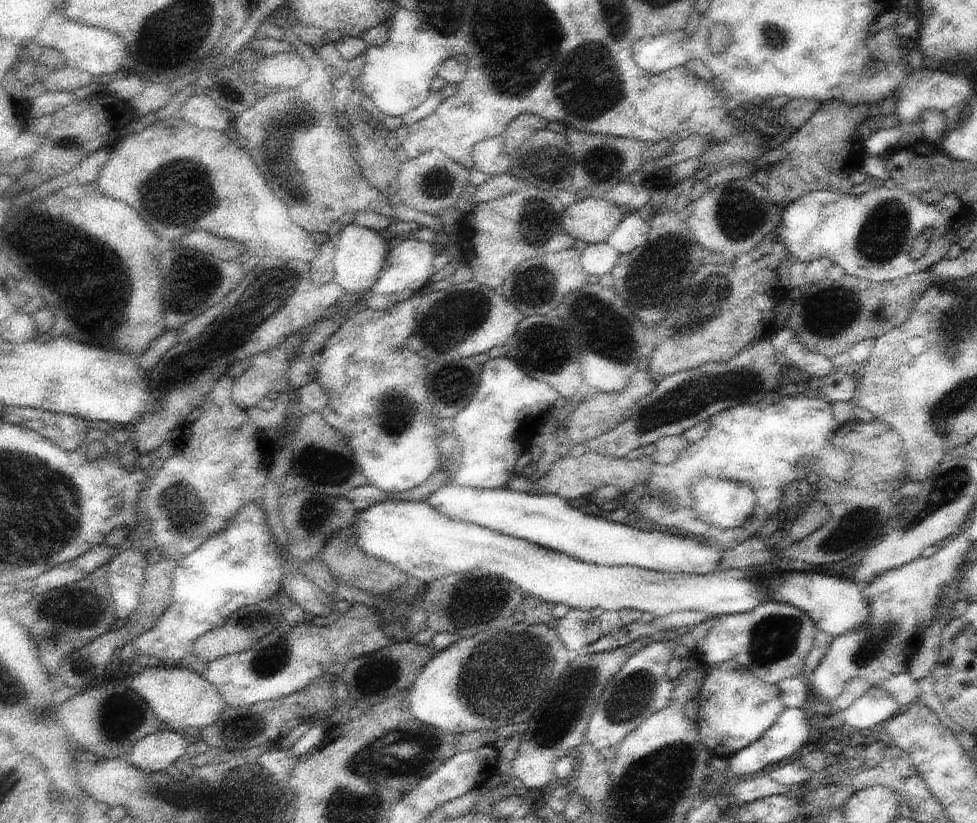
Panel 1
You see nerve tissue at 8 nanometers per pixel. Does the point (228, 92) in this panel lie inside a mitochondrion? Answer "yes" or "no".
no

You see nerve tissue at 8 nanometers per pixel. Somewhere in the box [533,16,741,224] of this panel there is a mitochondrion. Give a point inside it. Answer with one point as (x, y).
(599, 164)

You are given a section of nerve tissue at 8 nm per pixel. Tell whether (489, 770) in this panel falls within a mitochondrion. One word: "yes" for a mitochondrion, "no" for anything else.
no

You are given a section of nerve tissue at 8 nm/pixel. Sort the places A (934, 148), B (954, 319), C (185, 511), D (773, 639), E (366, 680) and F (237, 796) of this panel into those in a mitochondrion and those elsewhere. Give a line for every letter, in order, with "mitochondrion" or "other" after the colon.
A: other
B: mitochondrion
C: mitochondrion
D: mitochondrion
E: other
F: mitochondrion

